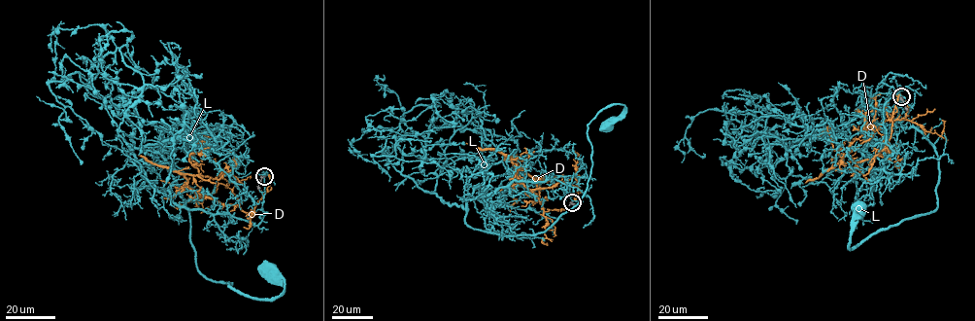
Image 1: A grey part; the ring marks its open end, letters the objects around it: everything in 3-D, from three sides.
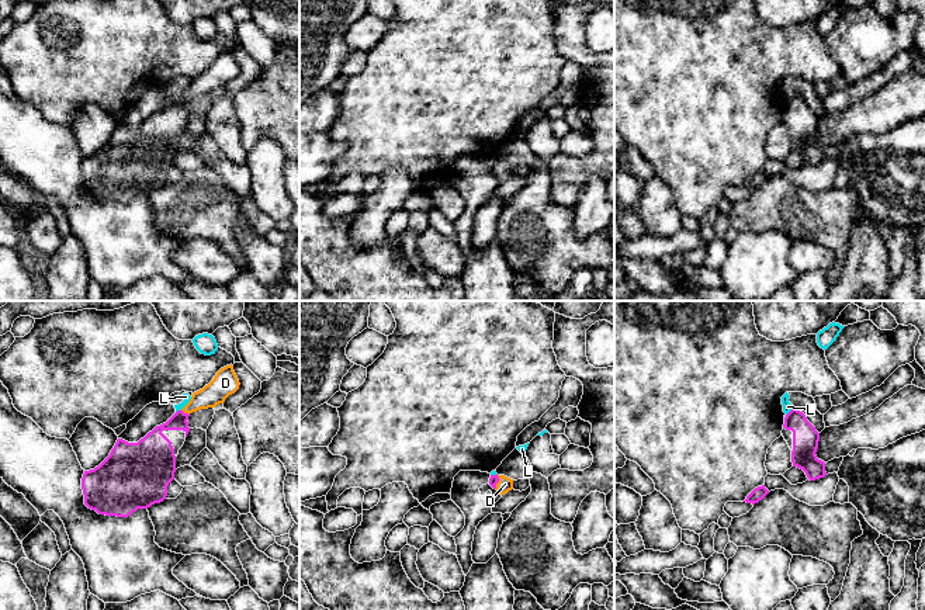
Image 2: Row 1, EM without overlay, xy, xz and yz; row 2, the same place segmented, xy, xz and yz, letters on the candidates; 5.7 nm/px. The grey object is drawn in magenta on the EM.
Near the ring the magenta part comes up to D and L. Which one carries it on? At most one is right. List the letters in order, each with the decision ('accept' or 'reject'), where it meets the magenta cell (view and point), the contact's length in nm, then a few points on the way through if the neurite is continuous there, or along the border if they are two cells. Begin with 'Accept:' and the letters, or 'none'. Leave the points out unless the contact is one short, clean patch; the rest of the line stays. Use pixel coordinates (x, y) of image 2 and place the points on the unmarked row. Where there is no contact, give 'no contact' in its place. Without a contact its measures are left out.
Accept: D
D: accept; meets magenta in xy at (186, 99); contact 60 nm long; runs through xy (155, 130), (156, 118), (186, 99), (220, 73)
L: reject; meets magenta in yz at (789, 97); contact 60 nm long; border along yz (793, 93), (786, 100)

